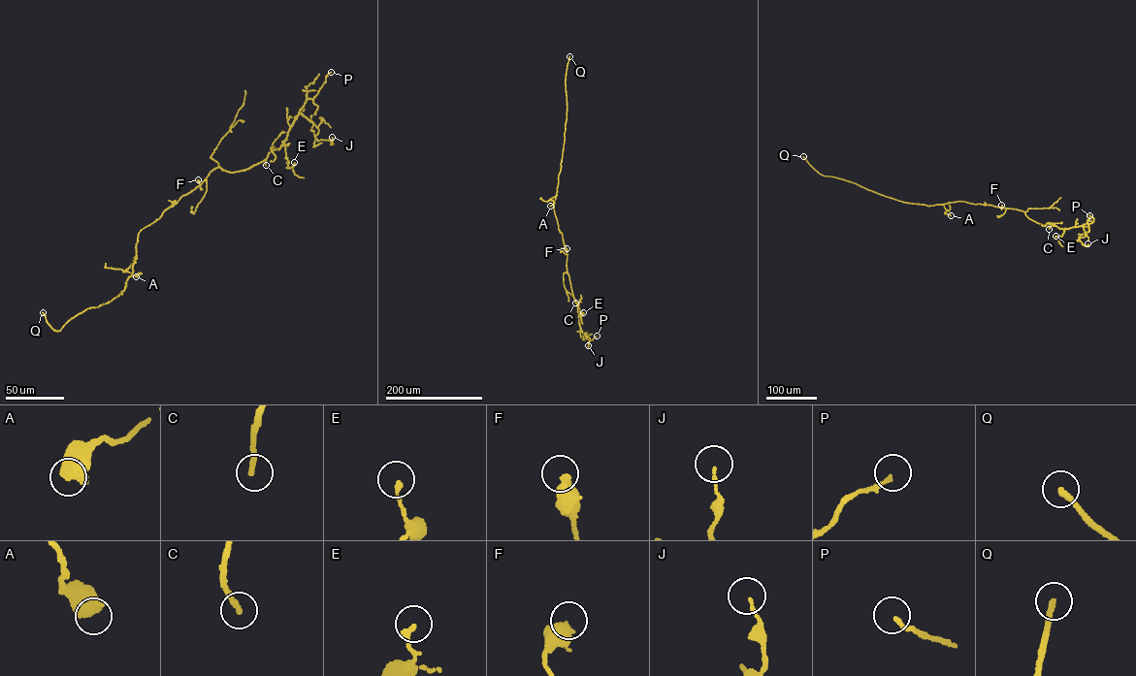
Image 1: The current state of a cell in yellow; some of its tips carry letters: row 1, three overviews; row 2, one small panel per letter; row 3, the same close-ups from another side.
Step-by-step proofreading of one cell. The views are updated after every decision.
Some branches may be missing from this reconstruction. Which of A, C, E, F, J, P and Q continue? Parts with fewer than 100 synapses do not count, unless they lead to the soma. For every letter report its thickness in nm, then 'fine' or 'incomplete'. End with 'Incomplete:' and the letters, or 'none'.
A: 700 nm | fine
C: 220 nm | incomplete
E: 190 nm | fine
F: 440 nm | fine
J: 110 nm | fine
P: 160 nm | fine
Q: 240 nm | incomplete
Incomplete: C, Q

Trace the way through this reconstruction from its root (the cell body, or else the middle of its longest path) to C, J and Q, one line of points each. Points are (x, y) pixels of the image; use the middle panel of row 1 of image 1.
C: (554, 212), (567, 251), (567, 267), (575, 303)
J: (554, 212), (567, 251), (567, 270), (579, 326), (584, 338), (585, 334), (590, 338), (588, 345)
Q: (554, 212), (565, 140), (565, 80), (569, 56)

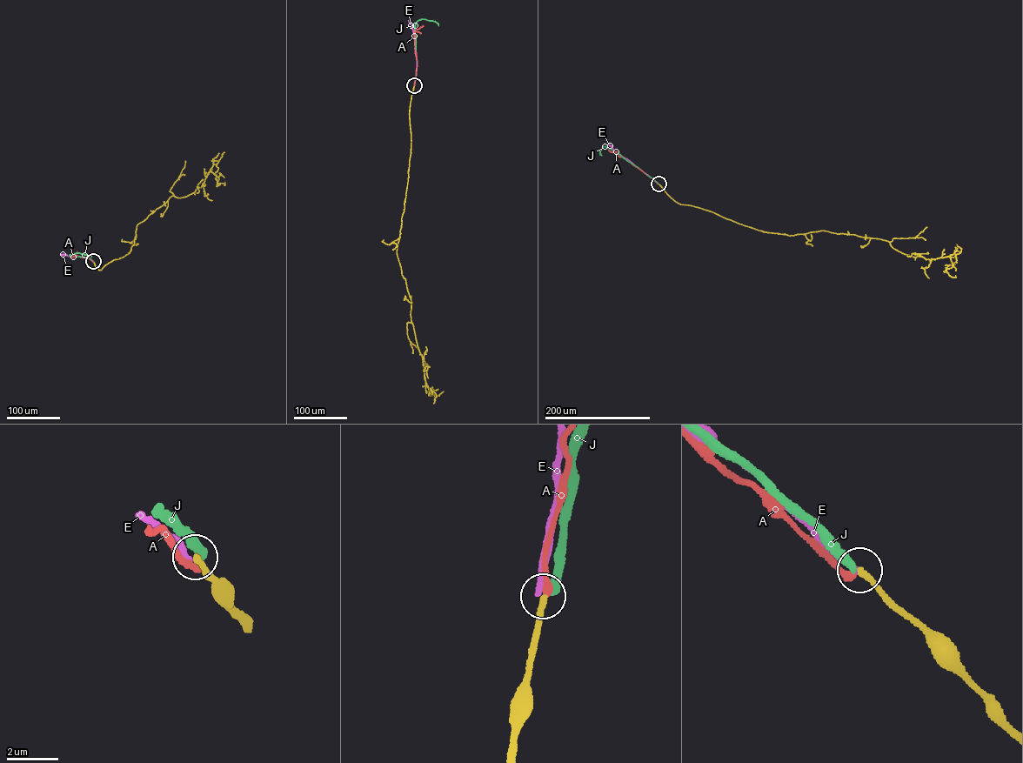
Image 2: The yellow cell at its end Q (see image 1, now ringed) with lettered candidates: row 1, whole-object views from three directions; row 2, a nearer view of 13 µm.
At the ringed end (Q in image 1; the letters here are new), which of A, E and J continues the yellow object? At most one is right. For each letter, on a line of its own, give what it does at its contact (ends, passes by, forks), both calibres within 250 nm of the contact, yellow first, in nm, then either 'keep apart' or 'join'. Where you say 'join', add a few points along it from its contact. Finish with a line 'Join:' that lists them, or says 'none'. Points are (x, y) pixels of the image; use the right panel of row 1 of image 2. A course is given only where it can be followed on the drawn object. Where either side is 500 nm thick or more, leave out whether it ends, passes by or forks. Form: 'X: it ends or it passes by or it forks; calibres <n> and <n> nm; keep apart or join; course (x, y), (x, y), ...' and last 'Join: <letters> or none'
A: it ends; calibres 240 and 240 nm; keep apart
E: it ends; calibres 220 and 240 nm; keep apart
J: it ends; calibres 220 and 340 nm; keep apart
Join: none

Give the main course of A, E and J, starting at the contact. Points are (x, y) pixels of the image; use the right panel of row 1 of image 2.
A: (658, 184), (608, 150)
E: (658, 184), (609, 144)
J: (658, 184), (605, 146), (600, 151), (602, 156)

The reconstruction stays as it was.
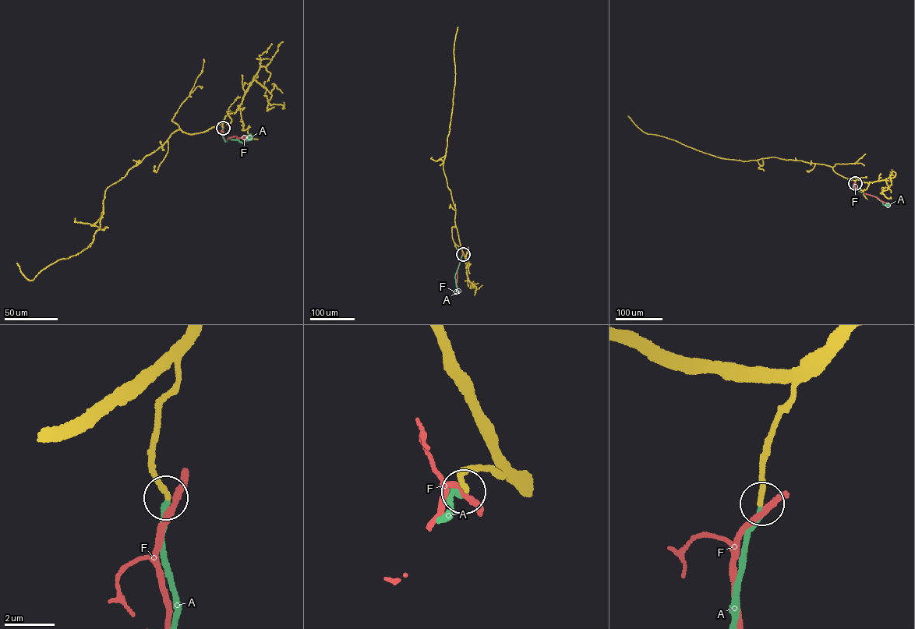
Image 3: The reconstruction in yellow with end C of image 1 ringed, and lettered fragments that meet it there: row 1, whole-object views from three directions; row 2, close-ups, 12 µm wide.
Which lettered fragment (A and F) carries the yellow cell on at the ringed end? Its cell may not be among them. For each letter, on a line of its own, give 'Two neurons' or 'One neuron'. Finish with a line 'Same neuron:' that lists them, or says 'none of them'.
A: One neuron
F: Two neurons
Same neuron: A

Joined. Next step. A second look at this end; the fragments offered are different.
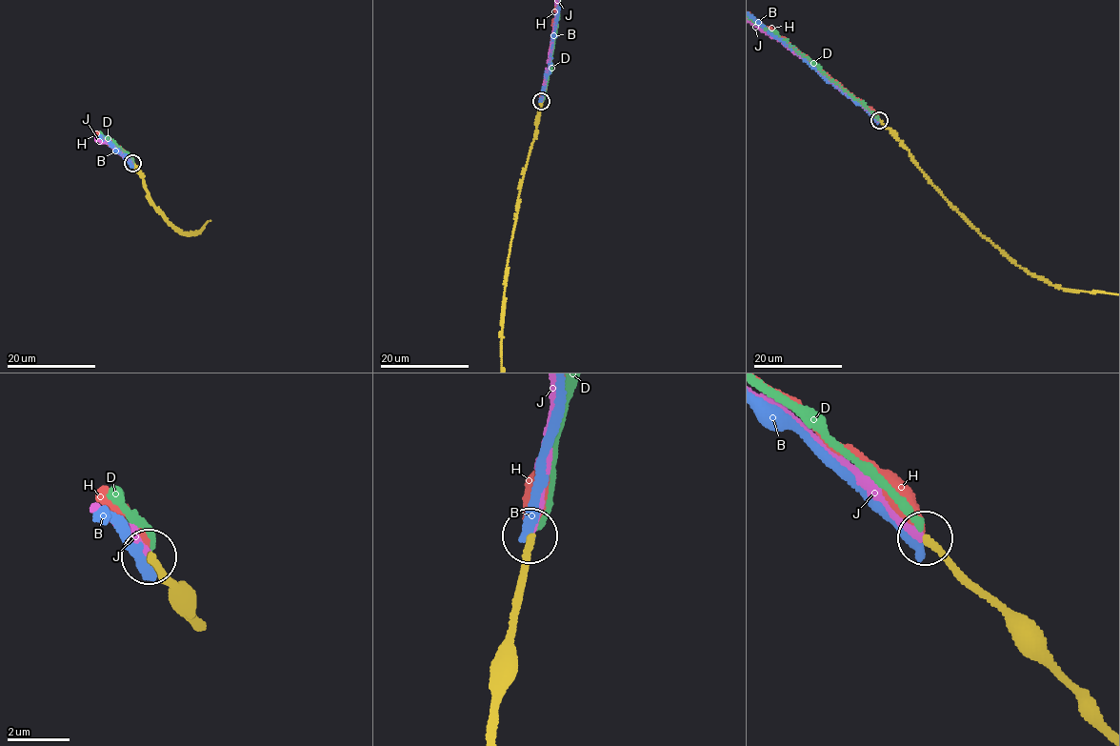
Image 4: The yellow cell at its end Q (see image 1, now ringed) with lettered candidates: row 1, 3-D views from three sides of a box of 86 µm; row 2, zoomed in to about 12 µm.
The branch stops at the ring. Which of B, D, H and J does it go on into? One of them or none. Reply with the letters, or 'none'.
J

